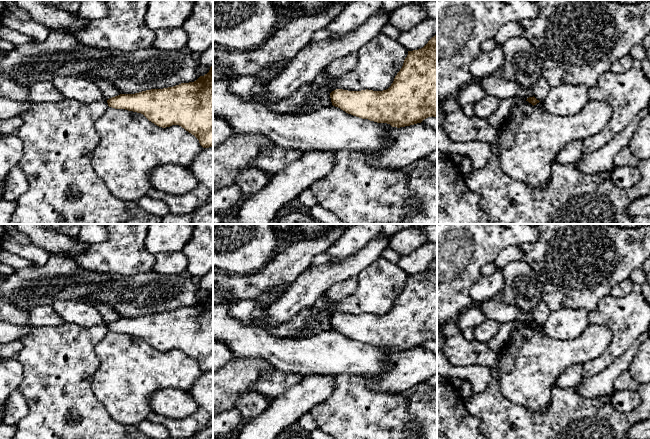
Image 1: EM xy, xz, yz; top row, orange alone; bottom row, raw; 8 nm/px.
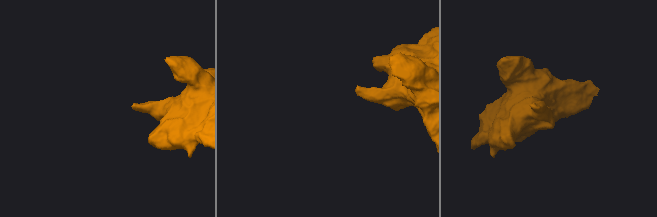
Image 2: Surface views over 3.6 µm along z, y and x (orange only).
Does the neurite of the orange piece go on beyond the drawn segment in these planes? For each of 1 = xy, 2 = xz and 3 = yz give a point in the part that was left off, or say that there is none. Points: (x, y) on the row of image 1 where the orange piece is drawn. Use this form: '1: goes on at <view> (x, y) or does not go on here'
1: does not go on here
2: does not go on here
3: does not go on here

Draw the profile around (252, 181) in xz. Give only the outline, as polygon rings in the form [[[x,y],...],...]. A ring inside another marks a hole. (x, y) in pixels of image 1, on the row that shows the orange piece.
[[[252,168],[240,173],[236,185],[242,193],[254,195],[261,191],[269,182],[270,176],[259,168]]]

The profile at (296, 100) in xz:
[[[306,83],[292,93],[289,97],[278,101],[272,101],[267,91],[267,86],[257,86],[252,92],[254,100],[265,101],[269,107],[281,113],[295,113],[298,109],[303,109],[306,105],[305,98],[308,95],[315,97],[313,111],[332,105],[329,90],[315,91],[311,87],[311,83]]]

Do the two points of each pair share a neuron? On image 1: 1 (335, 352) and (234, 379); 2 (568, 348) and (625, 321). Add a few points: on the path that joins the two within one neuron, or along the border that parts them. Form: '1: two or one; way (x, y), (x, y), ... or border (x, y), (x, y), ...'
1: two; border (248, 358), (263, 358), (274, 366)
2: two; border (590, 323), (611, 331), (604, 351)

